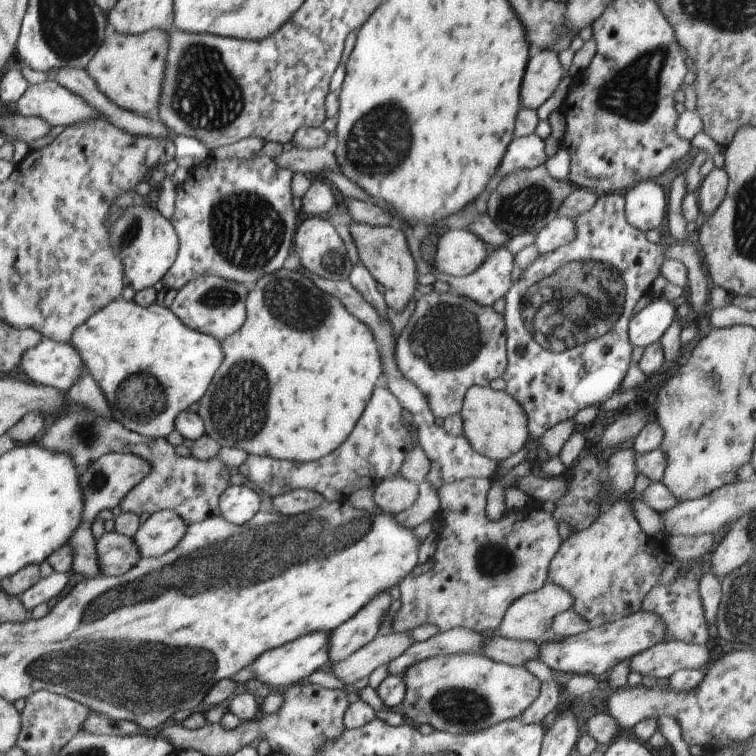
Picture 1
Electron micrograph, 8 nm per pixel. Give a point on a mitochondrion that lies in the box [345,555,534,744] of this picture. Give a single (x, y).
(460, 707)

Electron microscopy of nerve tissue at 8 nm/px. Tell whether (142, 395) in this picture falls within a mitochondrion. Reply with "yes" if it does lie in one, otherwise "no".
yes

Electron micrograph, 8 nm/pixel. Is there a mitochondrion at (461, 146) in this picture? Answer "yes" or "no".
no

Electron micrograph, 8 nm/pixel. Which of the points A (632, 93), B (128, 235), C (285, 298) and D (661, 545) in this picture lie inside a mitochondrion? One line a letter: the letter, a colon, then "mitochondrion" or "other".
A: mitochondrion
B: mitochondrion
C: mitochondrion
D: other

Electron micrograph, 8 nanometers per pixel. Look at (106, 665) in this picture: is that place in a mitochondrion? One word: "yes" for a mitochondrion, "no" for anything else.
yes

